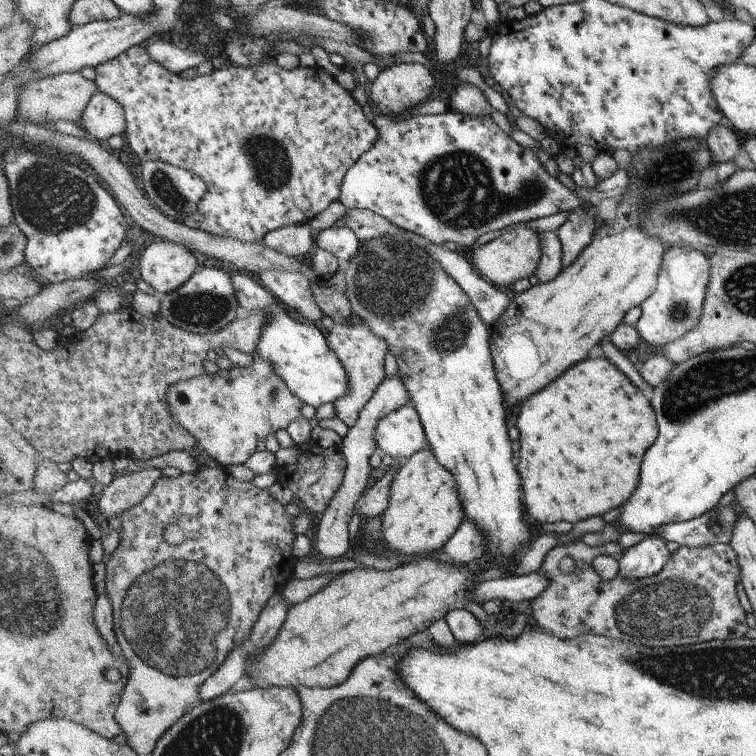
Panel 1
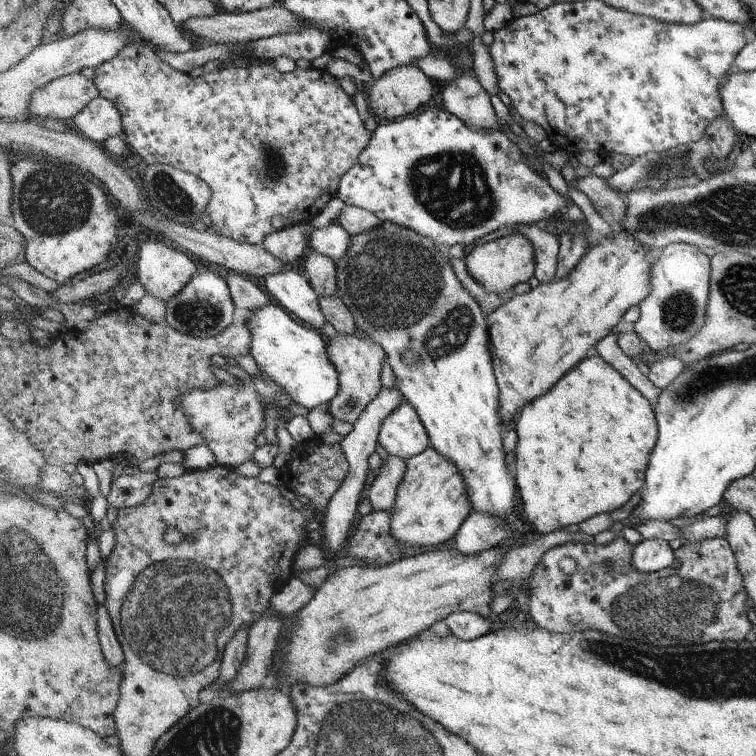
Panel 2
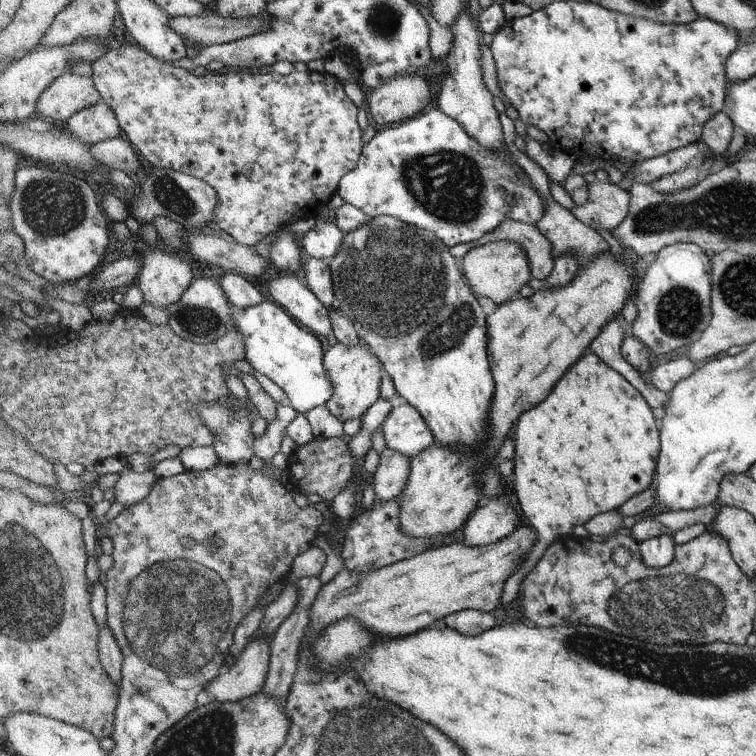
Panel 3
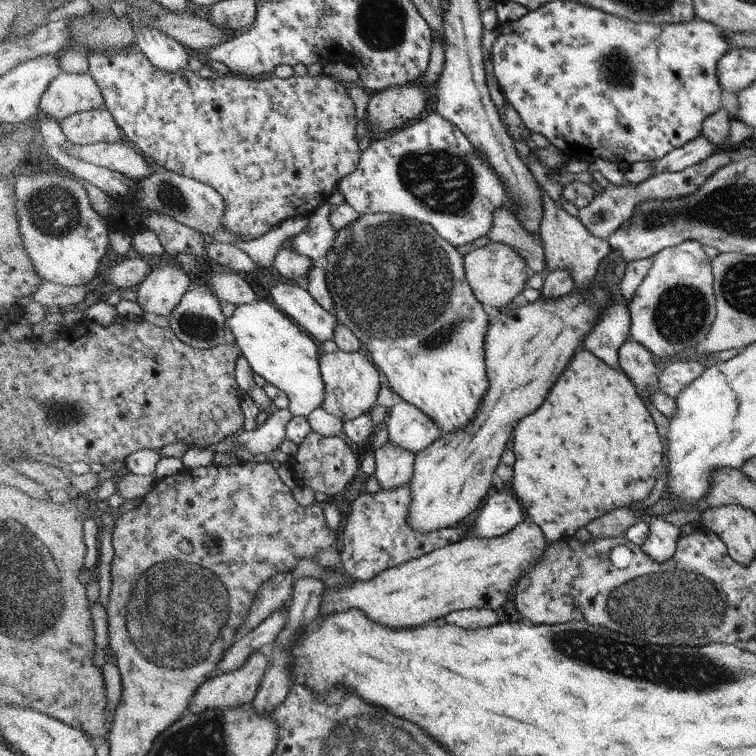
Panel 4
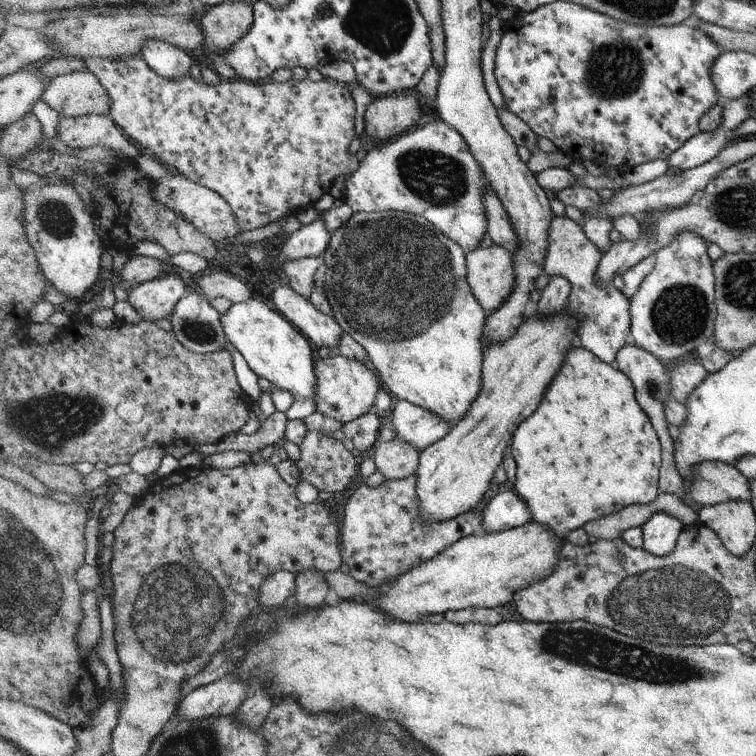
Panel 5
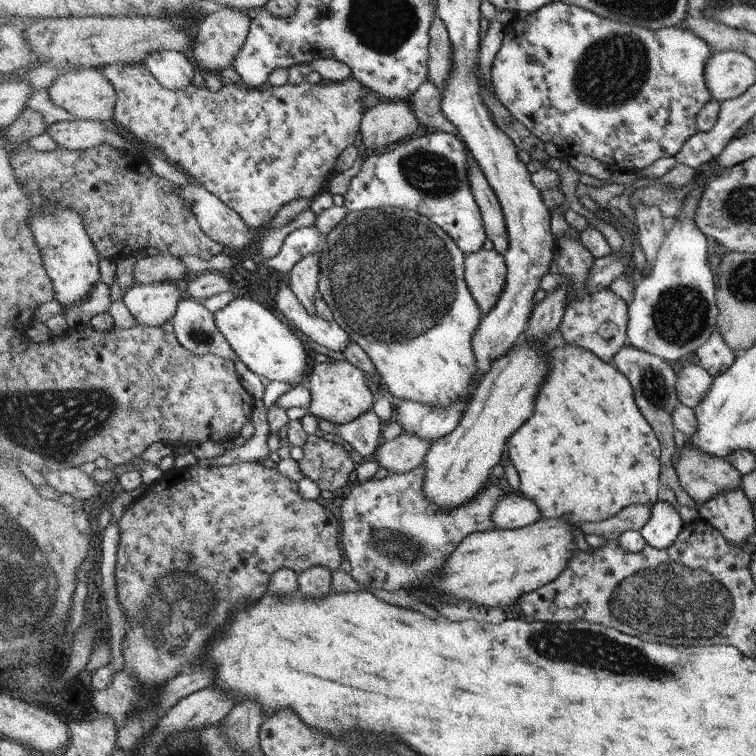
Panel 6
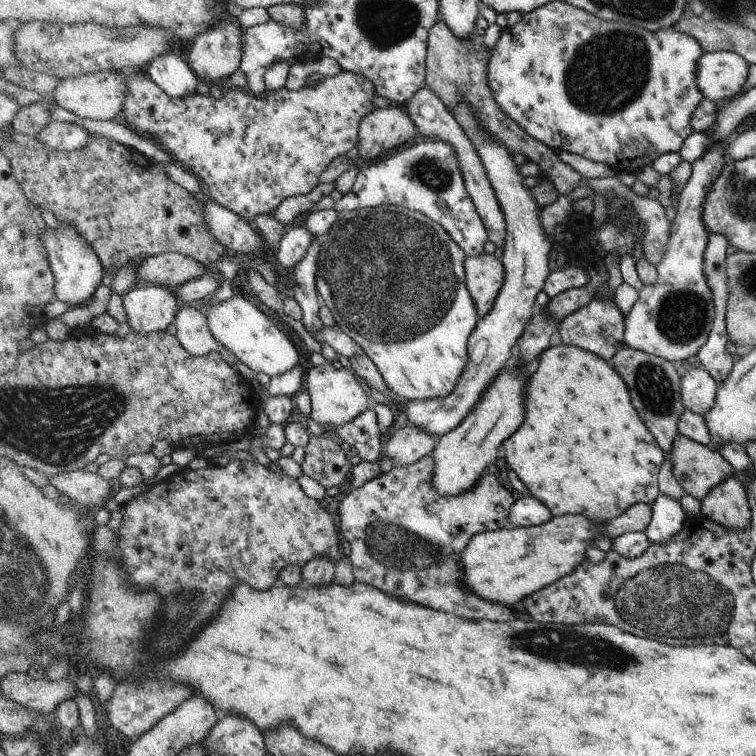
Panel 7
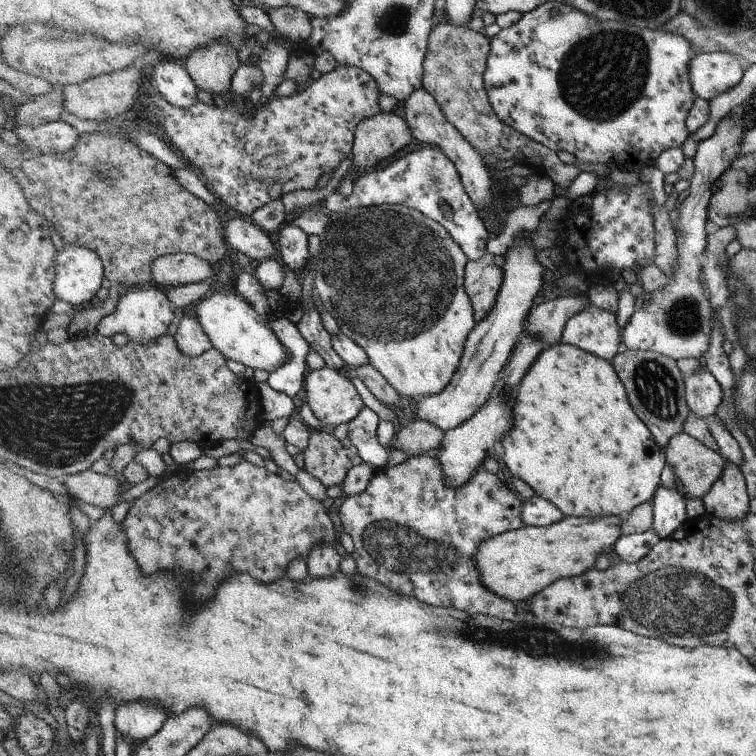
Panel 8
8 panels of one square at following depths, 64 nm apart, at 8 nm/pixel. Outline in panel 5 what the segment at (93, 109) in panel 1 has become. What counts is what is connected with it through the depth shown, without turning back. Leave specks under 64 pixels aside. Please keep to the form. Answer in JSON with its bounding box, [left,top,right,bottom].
[57,115,142,158]

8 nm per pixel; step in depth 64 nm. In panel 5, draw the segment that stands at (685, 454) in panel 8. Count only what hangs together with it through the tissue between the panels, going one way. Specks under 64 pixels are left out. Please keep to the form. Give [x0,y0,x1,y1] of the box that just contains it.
[685,461,751,505]

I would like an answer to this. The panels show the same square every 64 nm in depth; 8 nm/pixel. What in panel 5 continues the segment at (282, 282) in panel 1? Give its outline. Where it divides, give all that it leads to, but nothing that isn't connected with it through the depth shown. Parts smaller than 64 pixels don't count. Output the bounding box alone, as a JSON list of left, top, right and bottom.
[272,285,343,351]

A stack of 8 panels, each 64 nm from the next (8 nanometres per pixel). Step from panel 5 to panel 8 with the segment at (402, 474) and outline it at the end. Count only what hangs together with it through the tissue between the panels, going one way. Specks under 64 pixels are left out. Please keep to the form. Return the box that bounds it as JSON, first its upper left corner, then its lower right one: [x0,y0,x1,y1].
[394,419,445,458]

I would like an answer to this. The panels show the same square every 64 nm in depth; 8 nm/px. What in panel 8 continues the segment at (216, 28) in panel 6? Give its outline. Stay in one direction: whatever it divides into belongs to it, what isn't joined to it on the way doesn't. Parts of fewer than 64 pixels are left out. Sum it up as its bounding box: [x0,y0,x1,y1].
[187,43,242,95]

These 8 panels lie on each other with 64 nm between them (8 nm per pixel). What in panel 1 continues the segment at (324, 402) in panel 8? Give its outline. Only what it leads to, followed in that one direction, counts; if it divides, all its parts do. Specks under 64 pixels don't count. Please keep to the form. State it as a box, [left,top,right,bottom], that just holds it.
[328,319,391,428]

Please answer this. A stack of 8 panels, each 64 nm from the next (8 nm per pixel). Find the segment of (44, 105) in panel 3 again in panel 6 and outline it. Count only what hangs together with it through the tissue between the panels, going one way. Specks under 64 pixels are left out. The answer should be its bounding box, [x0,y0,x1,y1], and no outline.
[48,69,119,120]

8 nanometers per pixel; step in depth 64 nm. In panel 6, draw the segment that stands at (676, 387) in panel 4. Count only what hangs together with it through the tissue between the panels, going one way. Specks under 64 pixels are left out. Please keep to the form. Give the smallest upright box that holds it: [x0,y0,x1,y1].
[676,365,713,409]

